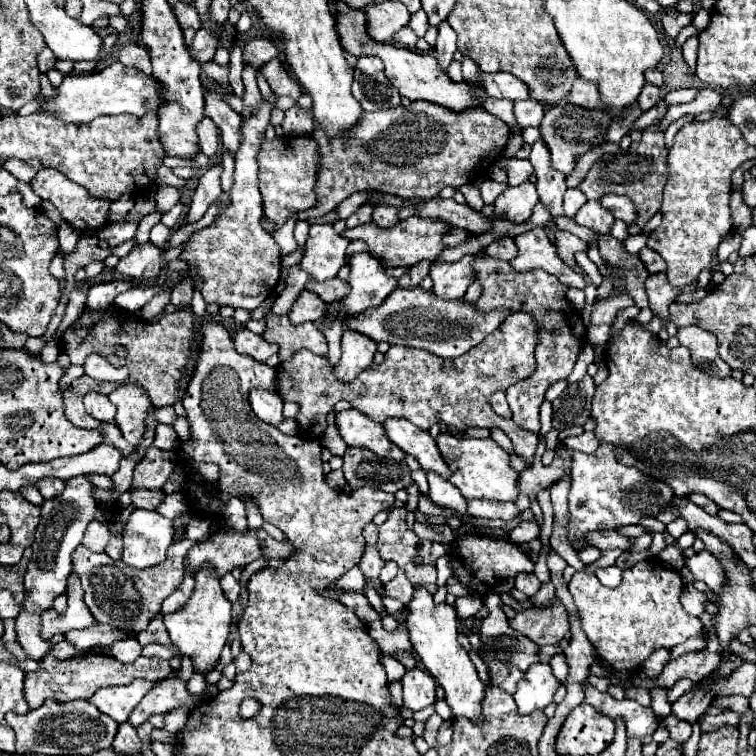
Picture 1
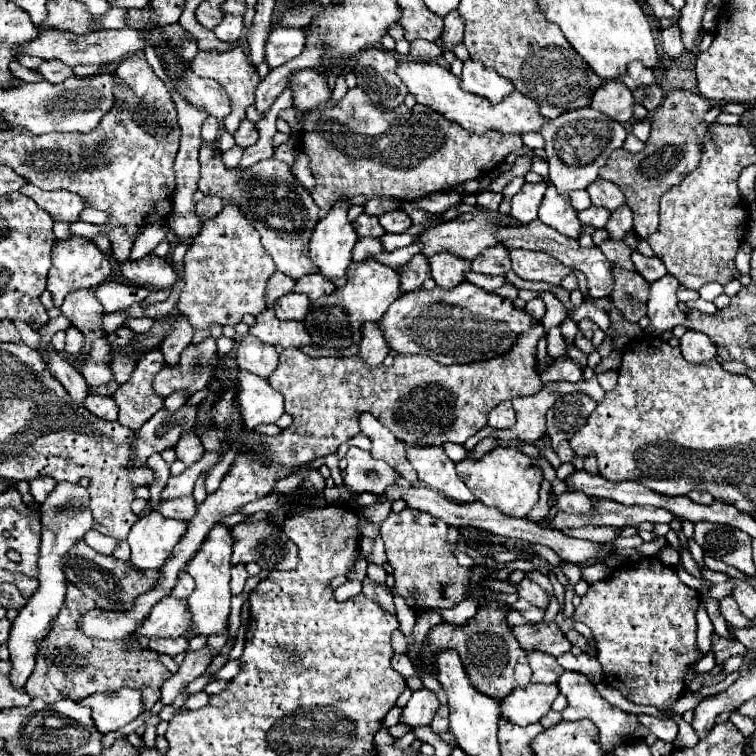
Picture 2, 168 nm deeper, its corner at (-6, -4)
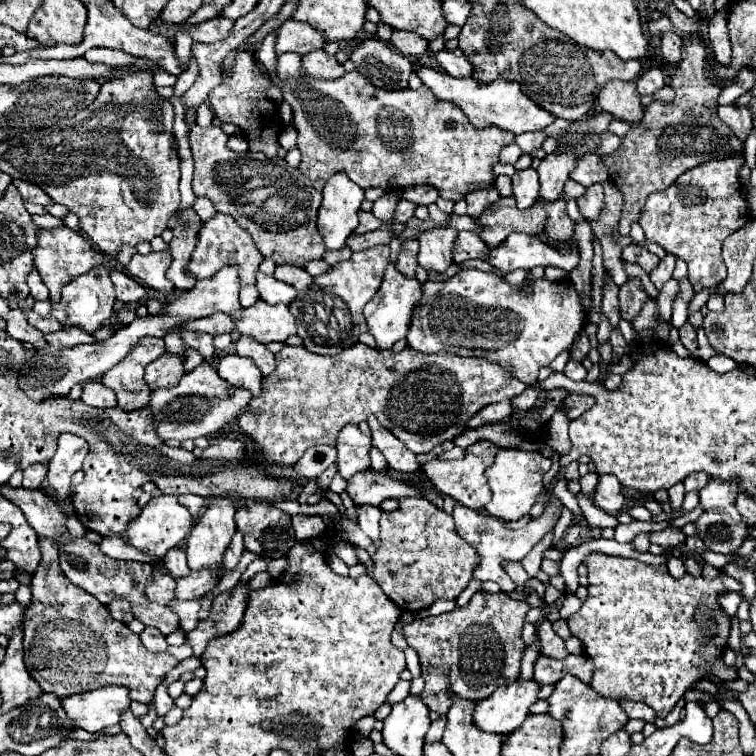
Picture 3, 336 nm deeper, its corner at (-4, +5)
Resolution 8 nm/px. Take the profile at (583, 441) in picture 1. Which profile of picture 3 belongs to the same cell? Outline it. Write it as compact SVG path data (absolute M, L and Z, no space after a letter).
M585 473L585 475L581 475L579 477L579 483L581 483L581 491L585 493L585 495L589 495L589 493L593 493L593 489L595 489L595 485L597 485L597 473Z

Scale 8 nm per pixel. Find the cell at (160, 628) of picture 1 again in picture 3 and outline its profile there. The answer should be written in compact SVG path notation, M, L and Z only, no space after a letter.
M147 627L139 637L141 637L141 643L149 651L167 651L167 647L169 647L165 635L159 629L155 629L155 627Z

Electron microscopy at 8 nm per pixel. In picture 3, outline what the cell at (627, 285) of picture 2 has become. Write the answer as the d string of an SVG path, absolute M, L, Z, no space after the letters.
M631 277L621 289L619 289L619 305L621 305L621 317L625 321L631 321L643 307L643 303L649 299L647 291L641 285L641 279Z

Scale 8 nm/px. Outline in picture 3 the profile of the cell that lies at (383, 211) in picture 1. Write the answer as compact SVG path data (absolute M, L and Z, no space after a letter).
M401 199L401 201L397 203L397 209L395 209L395 213L393 213L393 221L395 221L395 223L407 223L407 221L413 217L413 211L415 211L415 207L417 207L415 203Z

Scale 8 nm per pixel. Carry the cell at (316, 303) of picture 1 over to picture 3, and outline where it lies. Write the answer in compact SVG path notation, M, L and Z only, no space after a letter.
M257 271L257 291L261 299L271 305L277 305L277 303L289 305L297 295L297 291L289 287L289 283L279 283L279 279L267 277L261 271Z

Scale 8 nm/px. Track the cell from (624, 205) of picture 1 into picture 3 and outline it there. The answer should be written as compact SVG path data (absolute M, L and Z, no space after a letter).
M589 153L589 155L579 157L579 163L571 171L571 179L575 179L577 183L585 187L591 187L595 183L603 185L607 181L607 167L601 163L599 155Z

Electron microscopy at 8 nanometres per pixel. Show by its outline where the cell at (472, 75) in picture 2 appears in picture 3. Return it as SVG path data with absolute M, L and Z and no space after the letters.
M461 49L455 51L439 51L435 55L437 63L443 67L443 71L447 71L451 77L471 77L473 75L473 63L463 55Z

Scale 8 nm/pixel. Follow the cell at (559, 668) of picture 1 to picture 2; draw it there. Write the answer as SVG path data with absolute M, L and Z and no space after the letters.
M563 672L561 680L557 682L561 694L567 698L567 708L561 712L563 720L591 720L597 730L599 730L599 736L601 736L601 750L605 754L613 752L617 746L625 744L625 740L633 740L633 738L645 738L649 734L647 728L643 728L641 724L637 724L637 716L635 714L629 714L629 712L623 712L621 708L617 706L611 706L605 698L599 696L599 692L595 690L595 684L589 682L583 674L579 672Z

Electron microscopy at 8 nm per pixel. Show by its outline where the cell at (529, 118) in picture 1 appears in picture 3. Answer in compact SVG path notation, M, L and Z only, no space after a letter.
M417 65L413 73L419 75L423 85L427 85L437 99L455 103L465 113L465 117L469 119L469 123L473 127L497 125L505 131L513 131L515 135L521 135L521 133L529 133L529 131L541 131L555 121L555 117L551 113L547 113L545 109L535 105L529 97L525 97L521 93L519 83L515 83L515 81L513 83L511 81L479 83L471 77L469 79L455 79L455 77L447 75L445 71L437 71L437 69L425 67L425 65Z

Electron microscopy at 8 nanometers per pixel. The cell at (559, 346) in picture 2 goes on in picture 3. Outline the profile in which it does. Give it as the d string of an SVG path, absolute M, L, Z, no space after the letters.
M461 269L447 281L423 283L423 295L415 305L411 327L407 331L407 345L423 353L449 351L463 357L485 357L499 361L503 365L511 365L511 371L515 371L513 375L517 379L525 381L527 385L535 385L539 369L547 367L563 349L571 347L585 321L587 313L581 307L579 295L571 281L551 283L547 279L539 279L533 287L533 293L525 295L525 291L513 291L501 275L483 273L479 269Z

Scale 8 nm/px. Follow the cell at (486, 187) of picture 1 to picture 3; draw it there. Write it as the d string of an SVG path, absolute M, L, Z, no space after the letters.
M487 187L487 189L479 189L479 191L473 191L473 193L465 195L467 215L469 217L479 217L483 213L483 209L489 207L491 203L495 203L497 199L499 199L497 187Z

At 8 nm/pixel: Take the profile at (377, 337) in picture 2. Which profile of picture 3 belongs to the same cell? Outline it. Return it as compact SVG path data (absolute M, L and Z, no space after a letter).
M405 229L399 237L393 237L393 241L389 243L391 247L391 257L389 257L389 265L383 277L383 283L377 291L377 295L371 299L371 303L367 303L367 307L363 309L369 333L375 337L377 349L391 349L393 343L397 343L399 339L405 339L407 329L409 329L409 321L411 321L411 311L417 305L419 297L421 297L421 283L417 279L407 279L403 277L397 267L395 267L395 257L399 257L399 247L407 241L407 239L417 239L417 235L421 235L421 229Z

